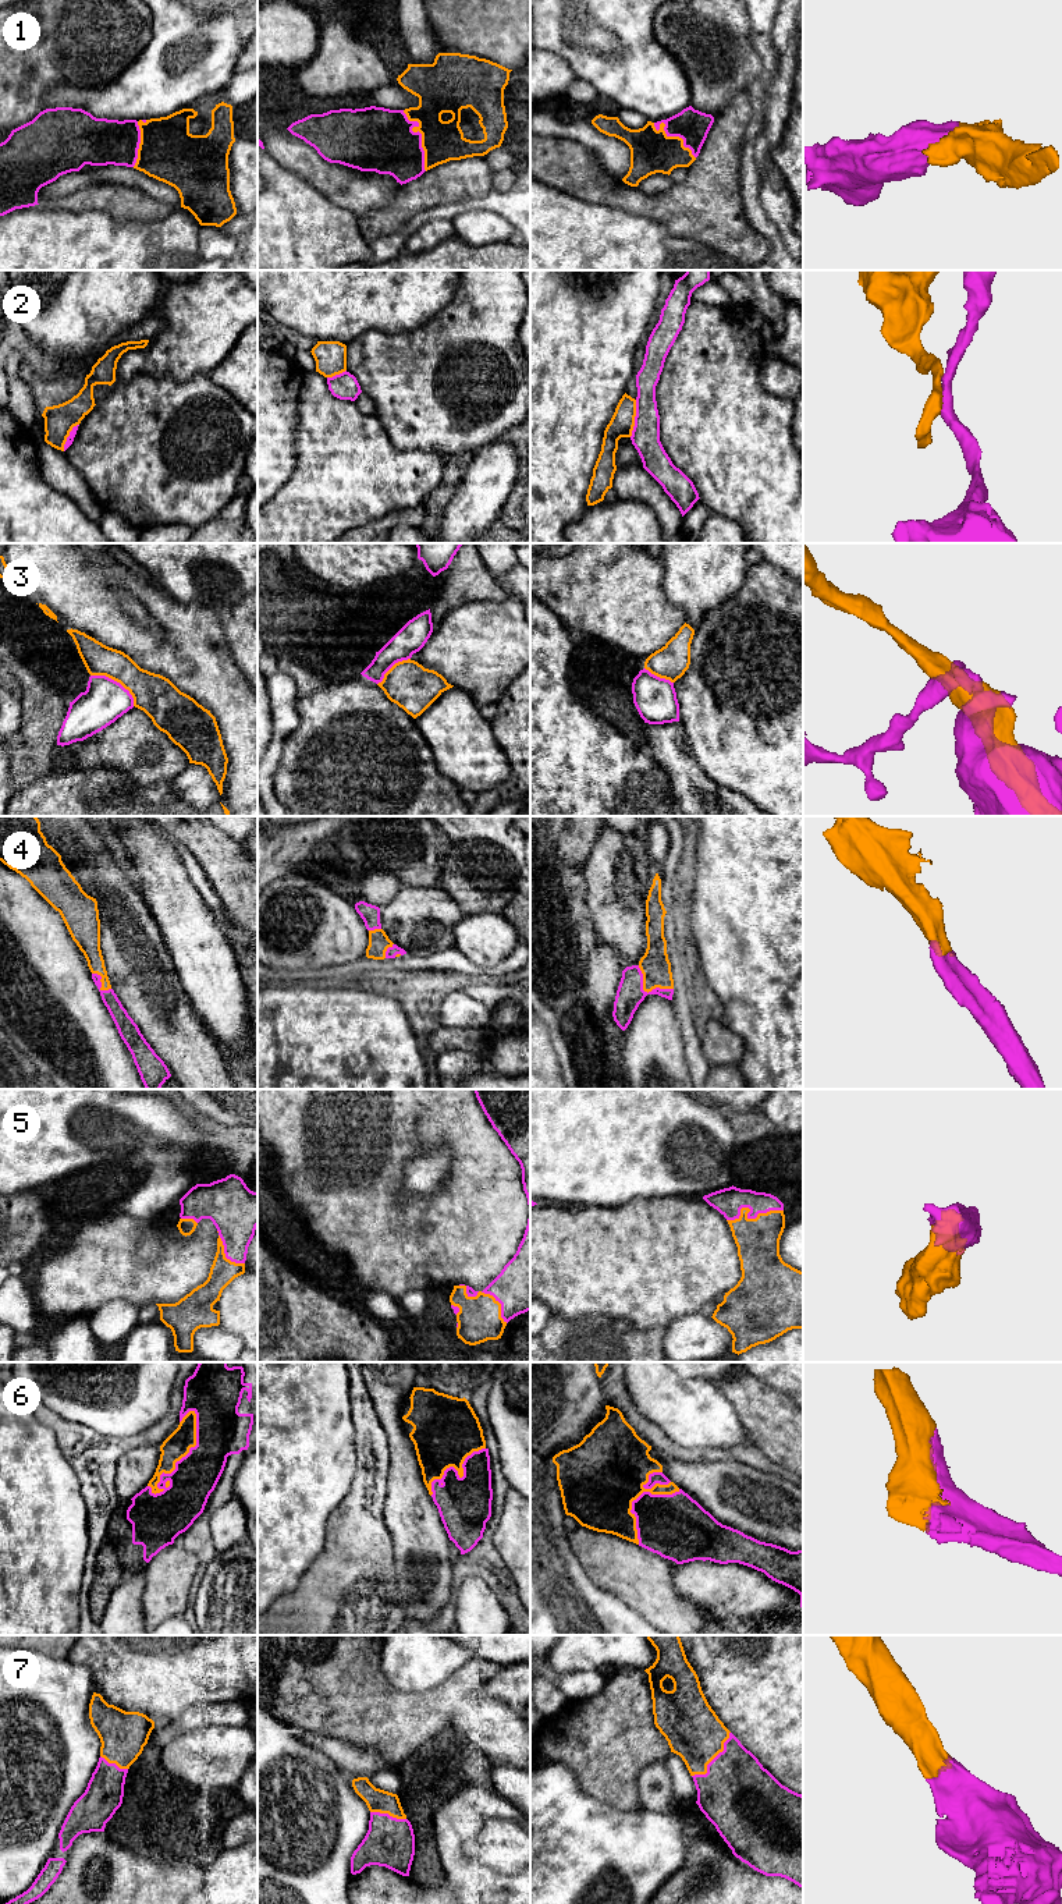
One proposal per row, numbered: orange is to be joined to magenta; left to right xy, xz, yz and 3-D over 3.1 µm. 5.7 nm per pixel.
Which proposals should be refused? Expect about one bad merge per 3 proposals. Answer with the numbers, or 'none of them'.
2, 3

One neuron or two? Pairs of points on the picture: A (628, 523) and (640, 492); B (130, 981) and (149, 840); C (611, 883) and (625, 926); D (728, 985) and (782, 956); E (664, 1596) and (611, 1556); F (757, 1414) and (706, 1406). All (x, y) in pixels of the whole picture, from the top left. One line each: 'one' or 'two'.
A: two
B: two
C: one
D: one
E: one
F: two

